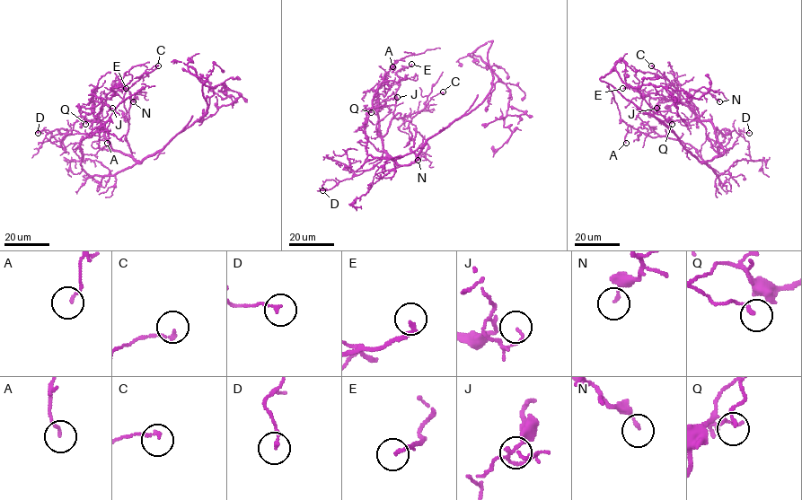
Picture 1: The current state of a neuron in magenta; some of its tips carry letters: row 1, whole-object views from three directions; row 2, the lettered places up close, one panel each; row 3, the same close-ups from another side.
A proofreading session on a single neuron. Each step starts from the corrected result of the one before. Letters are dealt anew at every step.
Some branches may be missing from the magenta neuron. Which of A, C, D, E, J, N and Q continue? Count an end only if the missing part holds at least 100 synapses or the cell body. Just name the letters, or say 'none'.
none

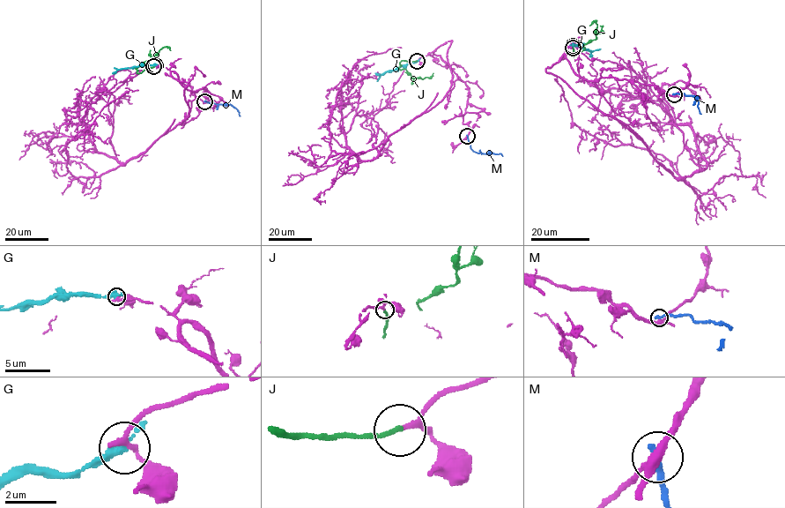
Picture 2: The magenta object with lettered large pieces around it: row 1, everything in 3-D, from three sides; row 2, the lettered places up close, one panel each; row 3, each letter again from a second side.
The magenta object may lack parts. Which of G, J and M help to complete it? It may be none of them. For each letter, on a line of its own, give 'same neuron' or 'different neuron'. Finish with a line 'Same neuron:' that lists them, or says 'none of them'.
G: different neuron
J: same neuron
M: different neuron
Same neuron: J

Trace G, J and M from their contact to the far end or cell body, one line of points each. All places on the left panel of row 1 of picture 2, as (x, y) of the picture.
G: (155, 65), (114, 67)
J: (153, 66), (139, 73), (136, 69), (164, 47), (171, 50)
M: (204, 101), (231, 104), (240, 115)

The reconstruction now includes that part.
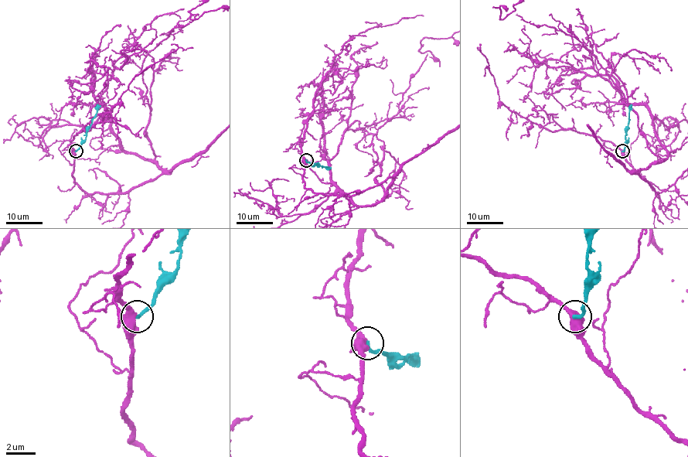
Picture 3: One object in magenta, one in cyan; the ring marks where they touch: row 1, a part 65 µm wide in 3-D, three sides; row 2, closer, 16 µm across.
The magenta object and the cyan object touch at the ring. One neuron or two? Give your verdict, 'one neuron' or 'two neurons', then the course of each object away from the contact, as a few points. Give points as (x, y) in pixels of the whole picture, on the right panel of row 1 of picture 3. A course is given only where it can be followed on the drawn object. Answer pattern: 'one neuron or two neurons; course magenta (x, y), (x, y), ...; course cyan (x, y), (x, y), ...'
two neurons; course cyan (622, 151), (631, 104)

